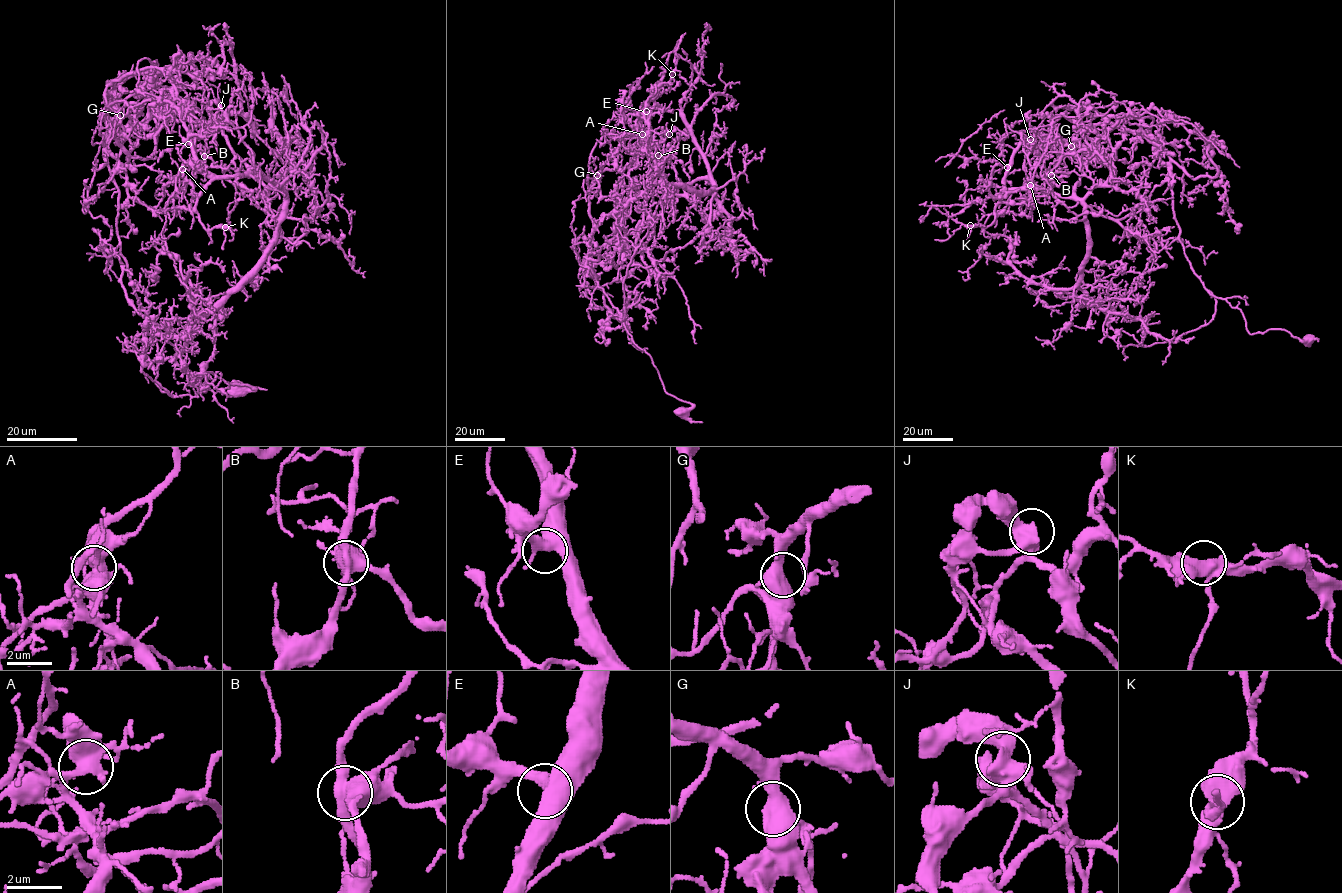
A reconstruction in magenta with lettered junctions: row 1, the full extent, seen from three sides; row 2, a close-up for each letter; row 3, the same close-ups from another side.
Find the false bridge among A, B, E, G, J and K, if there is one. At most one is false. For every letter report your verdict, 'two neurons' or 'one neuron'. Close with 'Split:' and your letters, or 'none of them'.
A: one neuron
B: two neurons
E: one neuron
G: one neuron
J: one neuron
K: one neuron
Split: B

